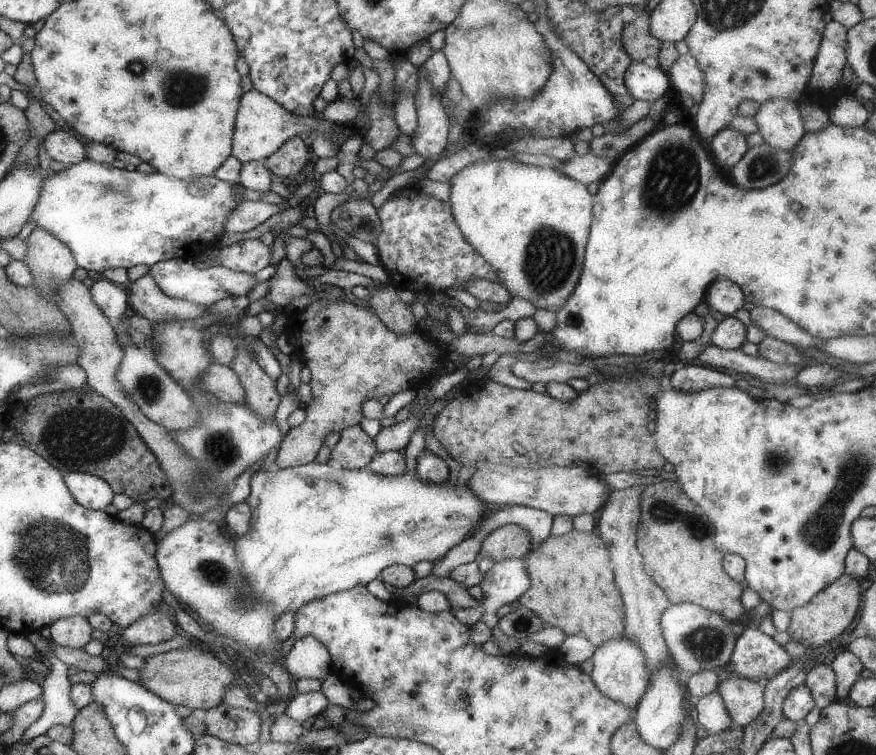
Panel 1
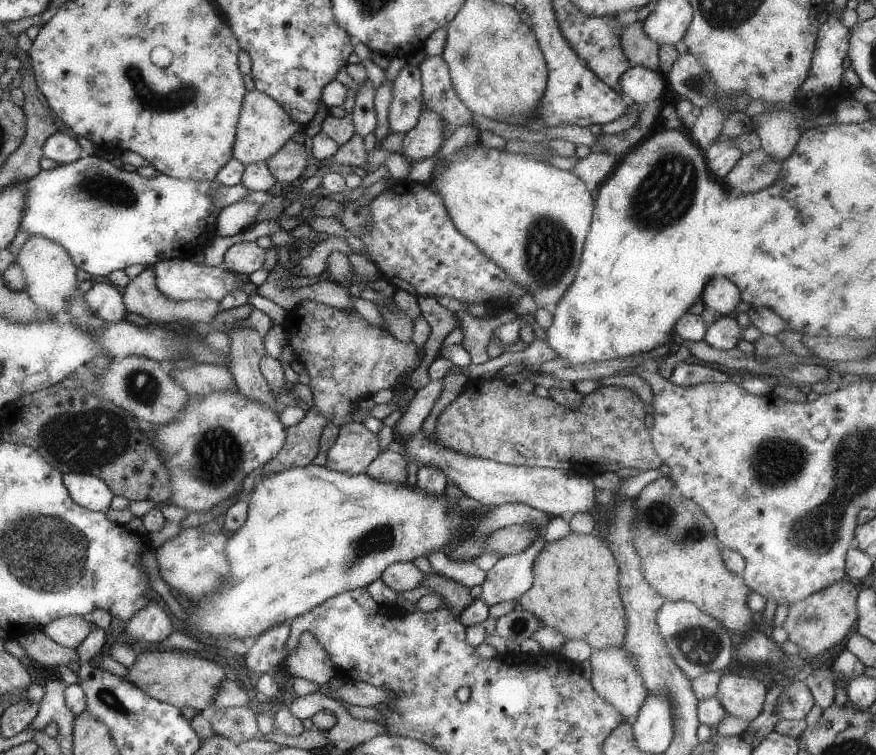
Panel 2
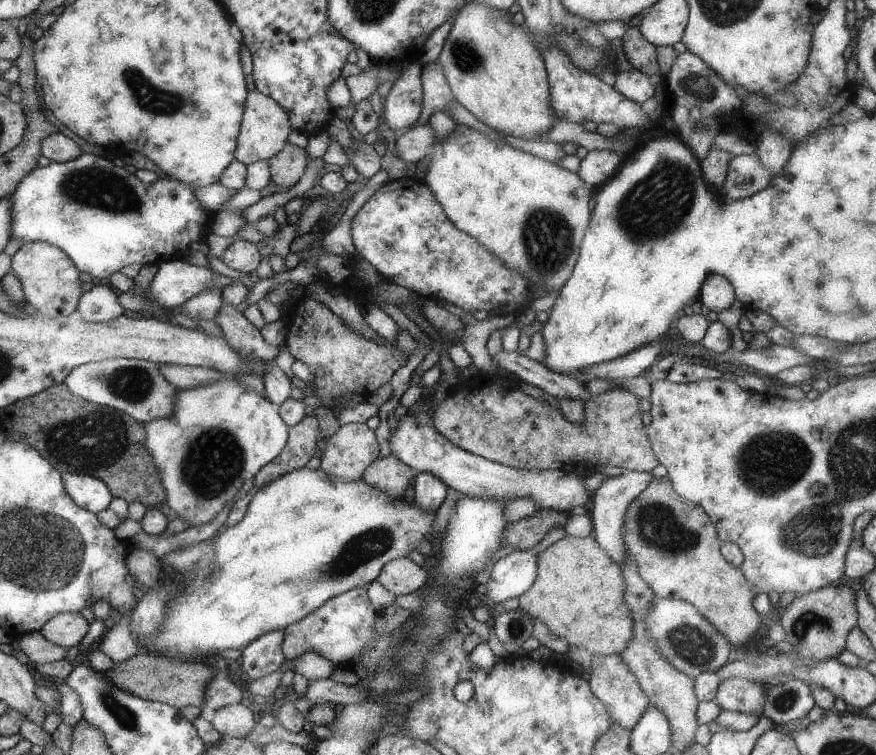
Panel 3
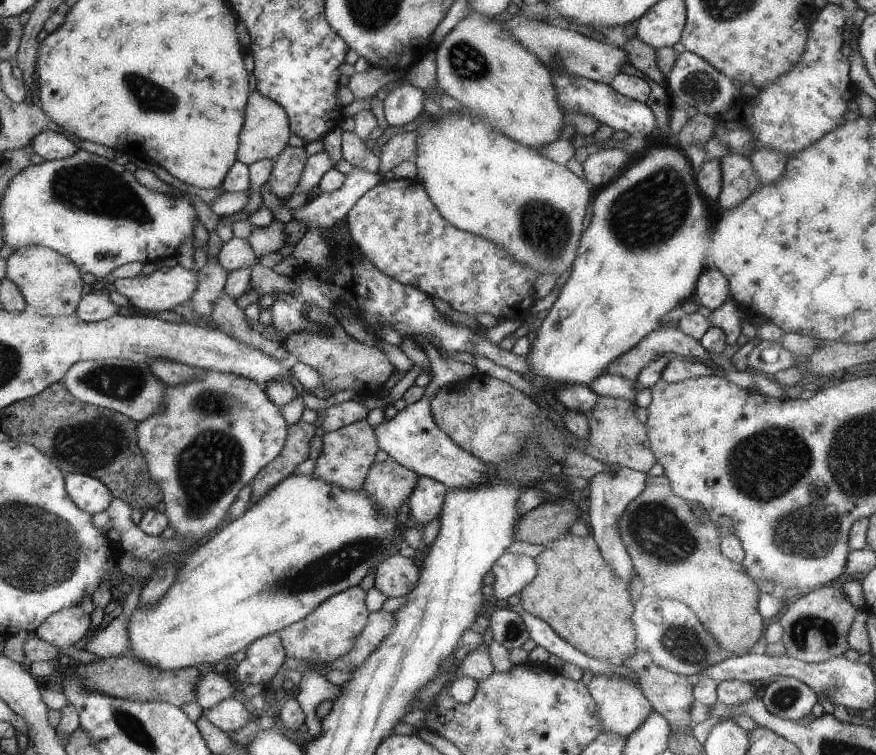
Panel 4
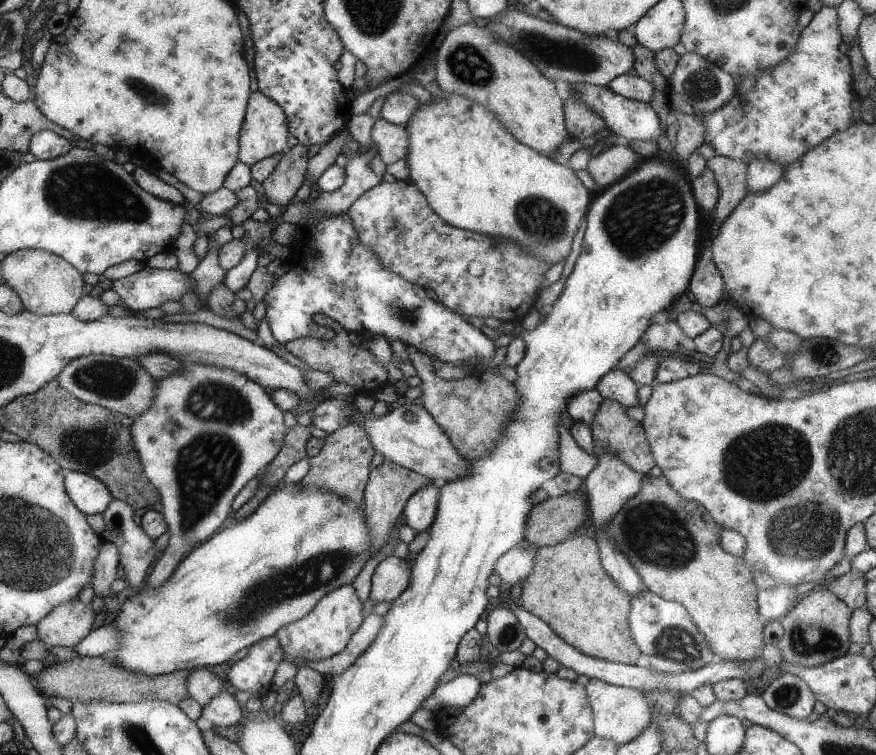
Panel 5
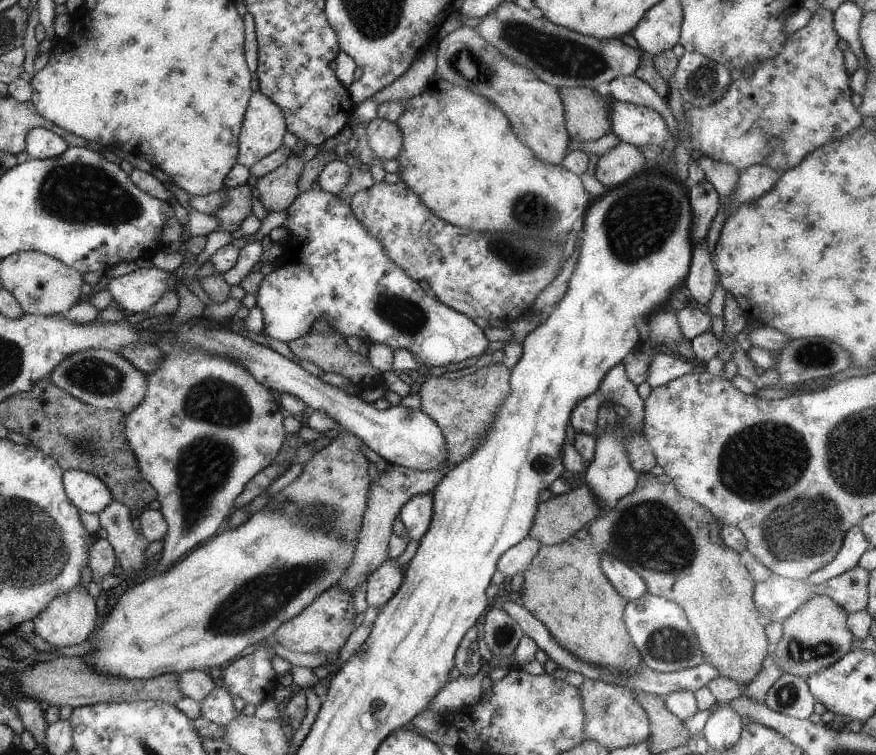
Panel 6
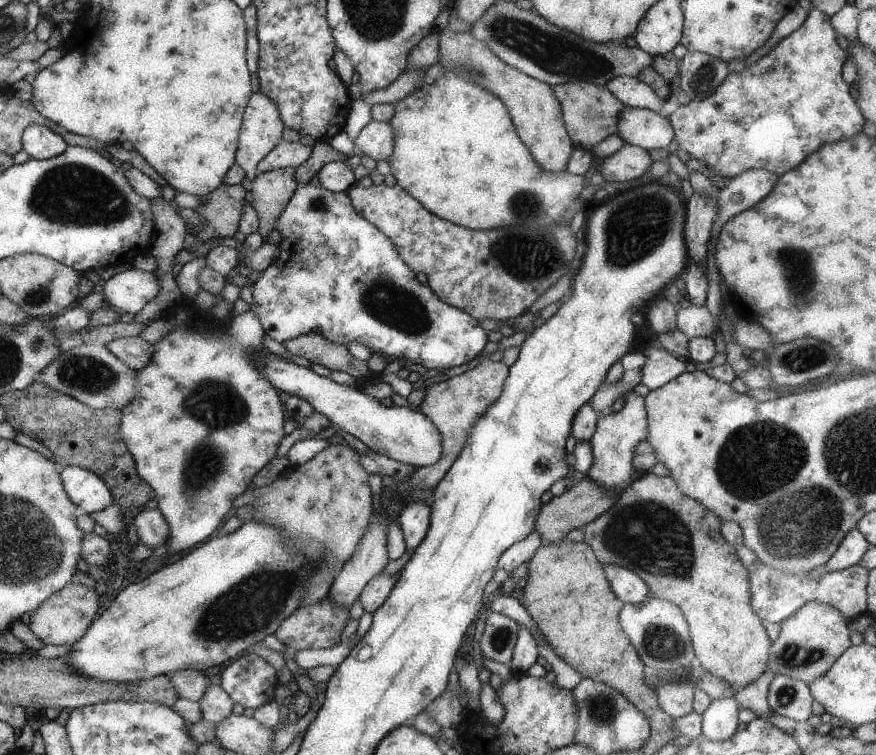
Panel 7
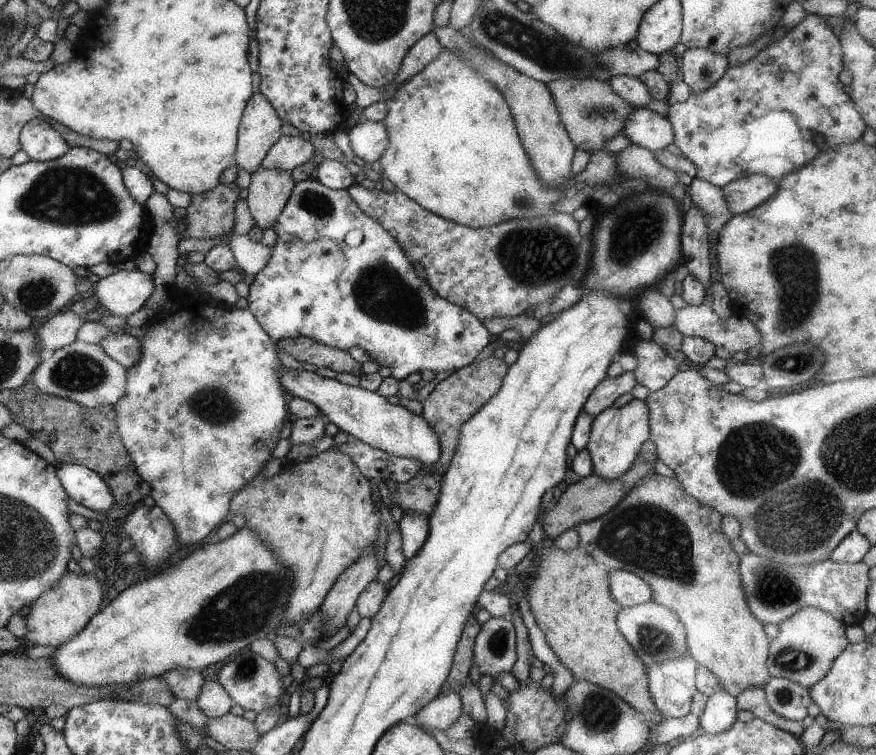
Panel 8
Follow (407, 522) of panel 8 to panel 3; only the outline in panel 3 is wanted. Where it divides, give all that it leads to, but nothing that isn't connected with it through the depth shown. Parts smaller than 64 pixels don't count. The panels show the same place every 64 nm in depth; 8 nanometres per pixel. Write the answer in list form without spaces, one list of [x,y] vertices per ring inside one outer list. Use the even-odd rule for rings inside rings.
[[[417,474],[413,480],[413,506],[427,514],[435,514],[447,496],[445,482],[431,474]]]

